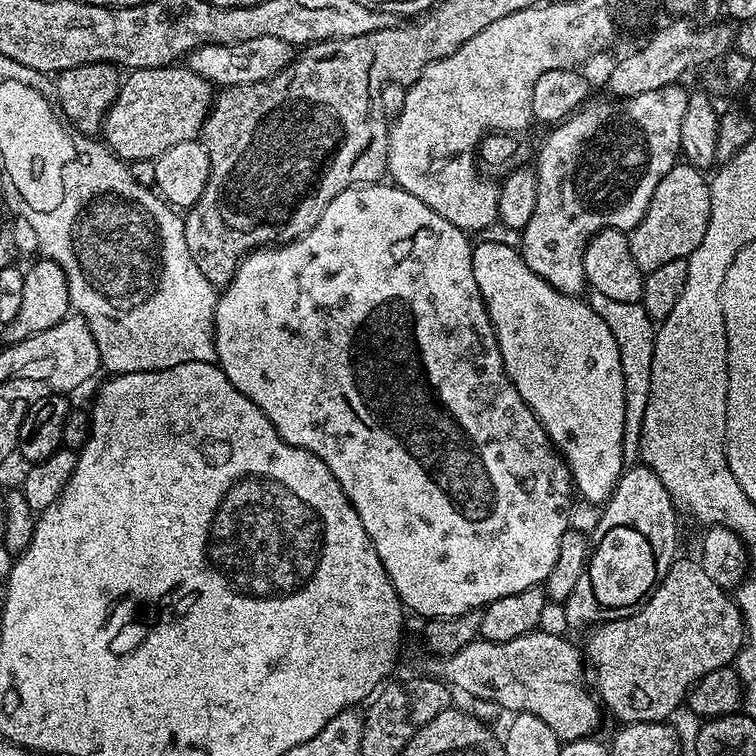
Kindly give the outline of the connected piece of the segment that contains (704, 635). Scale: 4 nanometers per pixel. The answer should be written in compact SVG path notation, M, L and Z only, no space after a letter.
M683 558L673 560L670 570L666 570L651 596L635 614L621 620L605 620L587 633L586 660L591 675L592 672L596 675L594 692L599 703L607 711L609 708L621 725L667 721L672 718L668 716L675 714L676 707L685 703L688 693L703 676L710 674L710 670L729 667L735 661L746 643L744 620L735 599L716 585L714 578L706 575L699 562Z

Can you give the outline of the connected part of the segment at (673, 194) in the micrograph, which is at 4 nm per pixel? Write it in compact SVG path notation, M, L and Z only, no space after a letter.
M689 162L676 163L669 172L654 186L654 194L650 198L650 206L646 206L646 214L638 226L627 233L630 254L640 271L647 274L658 270L665 262L674 262L674 258L687 258L694 250L698 250L698 242L702 242L706 234L706 226L710 226L710 190L709 177L700 168Z

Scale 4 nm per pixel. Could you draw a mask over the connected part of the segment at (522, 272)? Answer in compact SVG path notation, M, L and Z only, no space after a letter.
M481 239L472 250L474 282L482 294L490 322L498 338L498 350L510 382L522 394L526 406L542 422L556 451L564 458L572 474L575 491L592 504L603 505L616 488L626 467L624 461L624 423L627 394L623 385L621 354L618 342L606 322L592 309L589 301L554 290L550 282L538 276L526 264L515 247L504 240Z

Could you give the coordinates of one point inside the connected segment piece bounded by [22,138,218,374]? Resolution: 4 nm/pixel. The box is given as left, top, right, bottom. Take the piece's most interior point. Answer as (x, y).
(122, 246)

